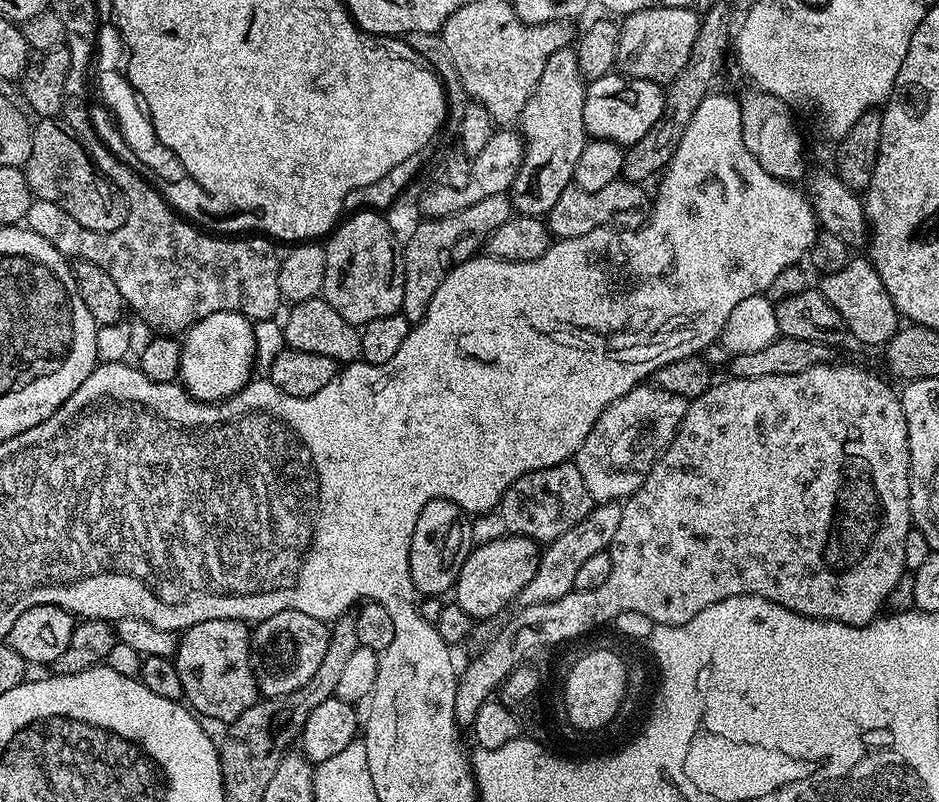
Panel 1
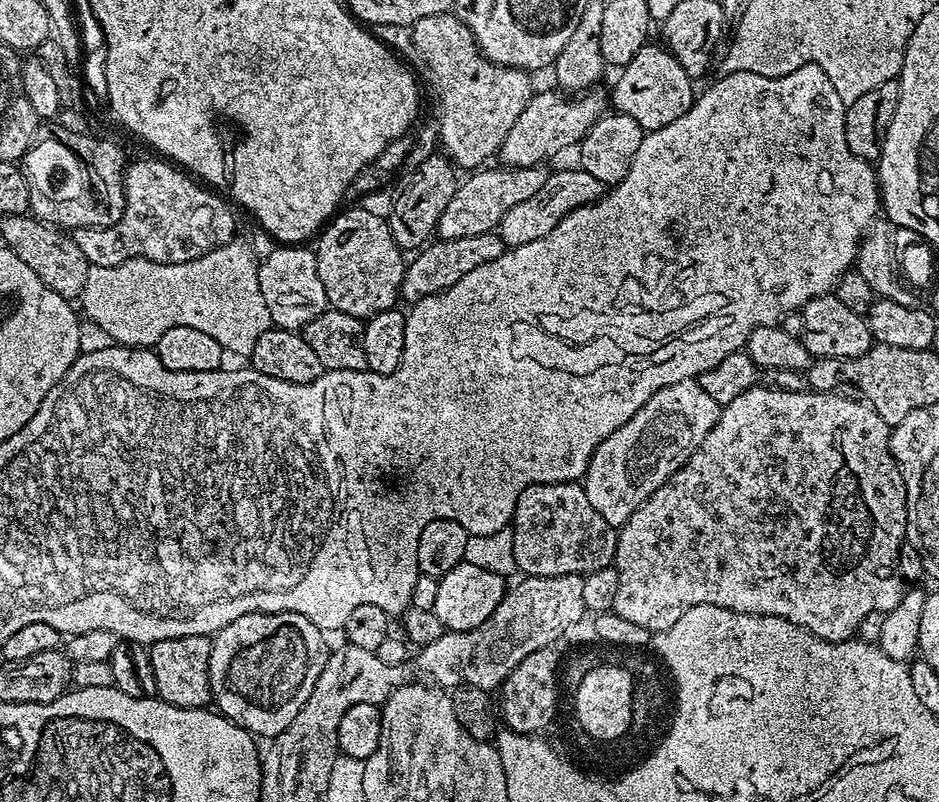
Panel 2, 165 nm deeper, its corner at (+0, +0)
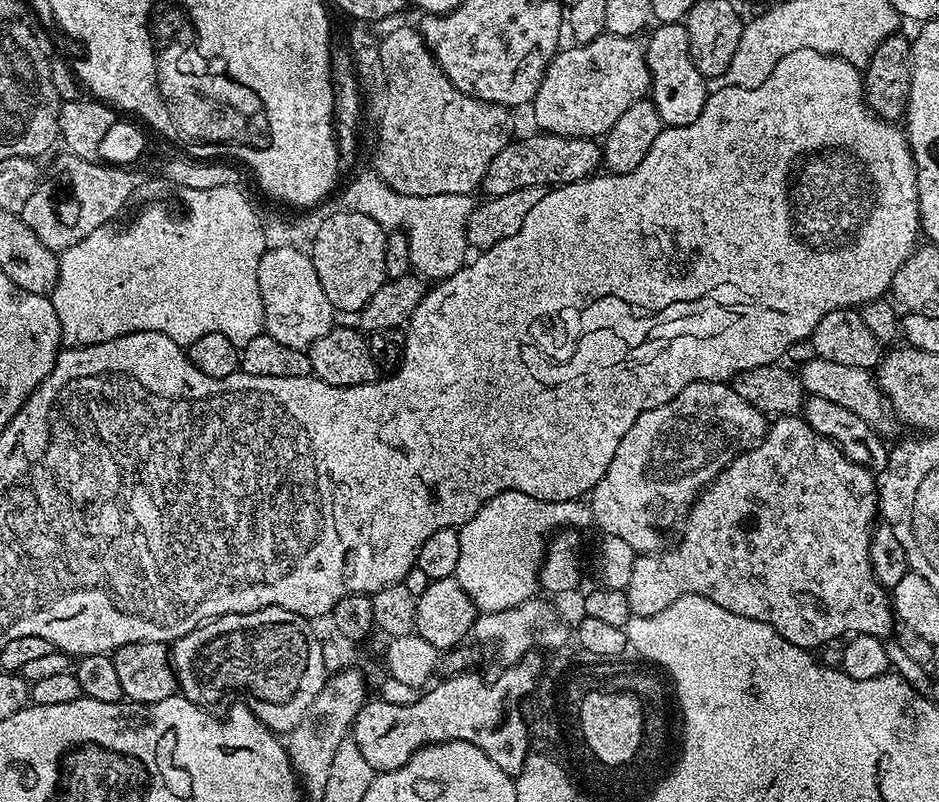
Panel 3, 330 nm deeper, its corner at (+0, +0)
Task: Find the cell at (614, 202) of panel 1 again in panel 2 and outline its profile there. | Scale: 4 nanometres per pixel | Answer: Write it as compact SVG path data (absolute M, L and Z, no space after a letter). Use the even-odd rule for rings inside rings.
M579 166L564 168L561 172L549 171L546 182L542 182L541 188L531 198L525 198L523 202L518 202L518 206L502 214L502 222L498 229L501 241L509 249L522 246L526 242L534 242L550 234L550 230L554 230L554 226L566 214L570 214L575 208L593 204L605 191L605 184L598 182L594 174L586 174L586 170Z

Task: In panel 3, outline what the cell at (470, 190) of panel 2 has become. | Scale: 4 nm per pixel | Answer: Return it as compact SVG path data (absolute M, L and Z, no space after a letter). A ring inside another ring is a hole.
M537 131L536 136L524 136L509 140L506 147L498 150L494 162L490 162L490 170L486 170L482 192L485 197L510 194L510 190L526 190L526 186L538 186L549 189L562 184L573 184L579 180L586 180L589 176L597 175L602 164L602 148L595 139L586 136L559 136L549 132Z

